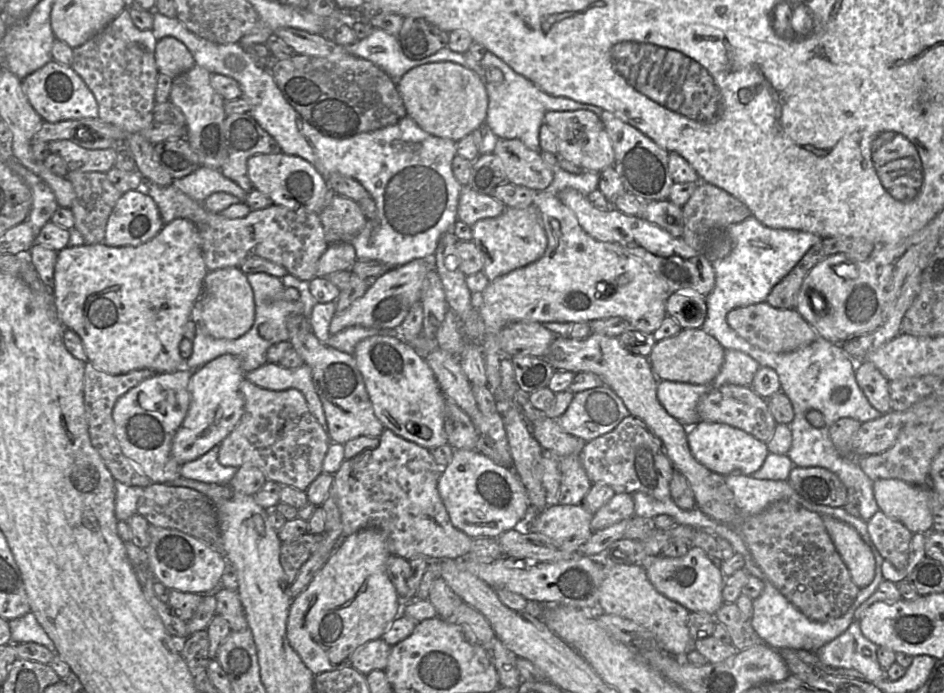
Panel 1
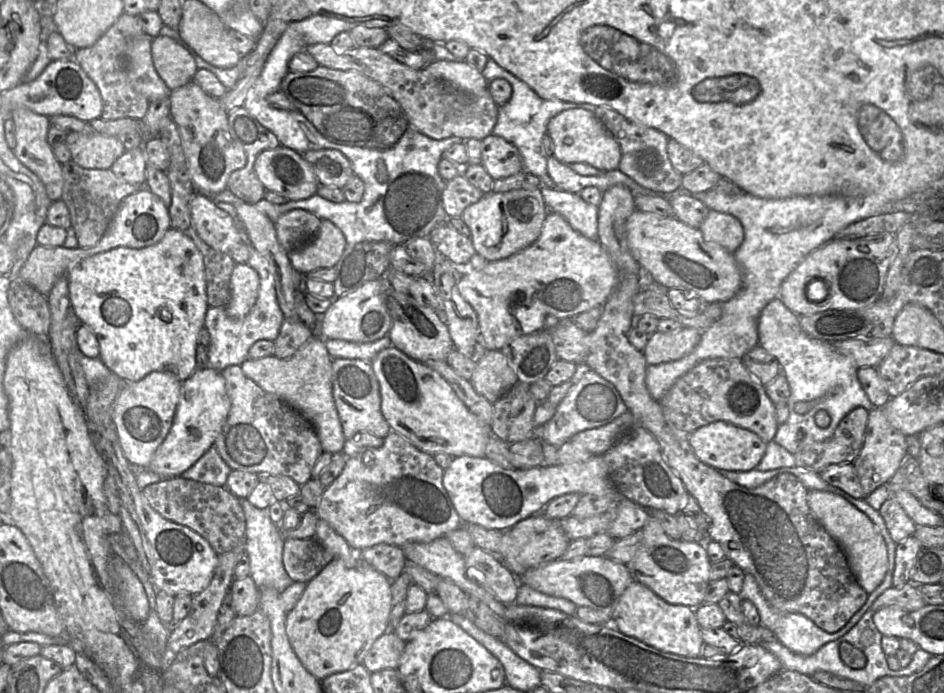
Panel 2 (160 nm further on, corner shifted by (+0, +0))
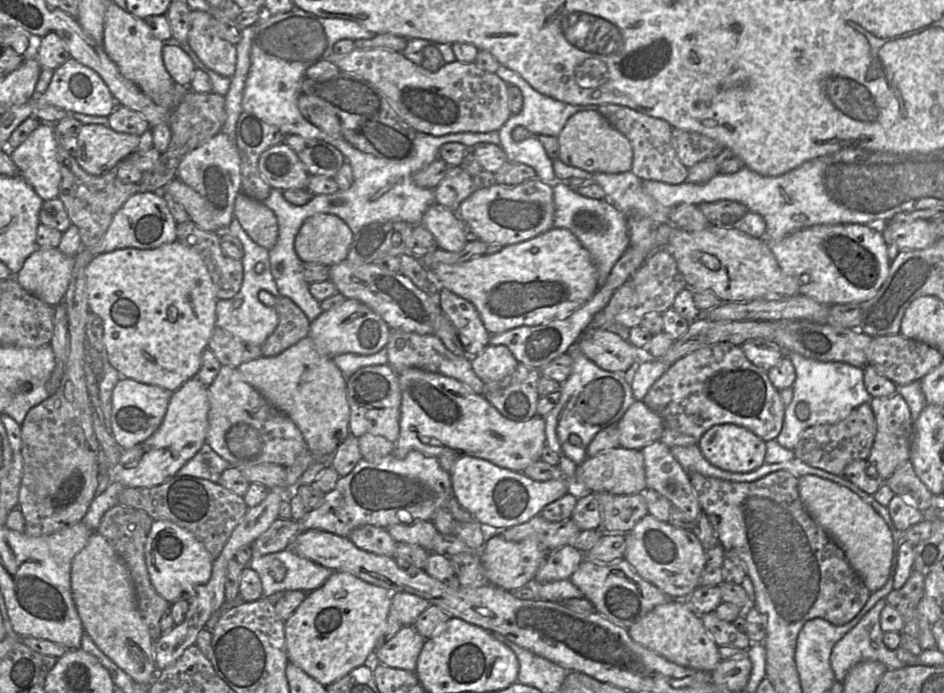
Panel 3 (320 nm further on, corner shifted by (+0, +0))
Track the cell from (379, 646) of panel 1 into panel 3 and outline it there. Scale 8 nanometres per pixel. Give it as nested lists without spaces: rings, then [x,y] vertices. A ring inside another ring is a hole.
[[[403,626],[393,638],[379,644],[373,660],[391,668],[415,672],[426,640],[413,626]]]

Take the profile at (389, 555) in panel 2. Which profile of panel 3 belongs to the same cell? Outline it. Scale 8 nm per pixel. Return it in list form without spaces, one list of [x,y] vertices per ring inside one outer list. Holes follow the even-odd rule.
[[[373,525],[355,528],[349,539],[359,549],[376,555],[393,557],[396,542],[388,531]]]

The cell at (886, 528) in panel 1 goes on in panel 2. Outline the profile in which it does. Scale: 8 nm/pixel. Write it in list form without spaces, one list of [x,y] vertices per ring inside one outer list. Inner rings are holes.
[[[891,496],[879,509],[892,540],[899,544],[909,536],[913,536],[918,528],[908,516],[899,502]]]

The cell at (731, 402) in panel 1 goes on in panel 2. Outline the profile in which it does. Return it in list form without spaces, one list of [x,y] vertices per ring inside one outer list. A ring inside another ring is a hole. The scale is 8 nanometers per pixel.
[[[713,358],[698,363],[678,378],[659,402],[668,424],[686,435],[716,421],[724,421],[758,435],[768,444],[778,430],[776,406],[746,369],[742,359]]]

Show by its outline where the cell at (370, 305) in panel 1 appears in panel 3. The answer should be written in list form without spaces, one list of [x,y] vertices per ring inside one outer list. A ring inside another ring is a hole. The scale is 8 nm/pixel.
[[[347,298],[341,305],[322,311],[310,322],[308,336],[313,340],[317,351],[324,356],[334,358],[340,354],[372,355],[387,345],[390,327],[369,307]]]

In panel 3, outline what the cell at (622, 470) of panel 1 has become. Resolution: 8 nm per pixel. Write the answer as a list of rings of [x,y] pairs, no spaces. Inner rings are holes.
[[[660,440],[644,448],[646,489],[652,489],[669,500],[673,507],[681,510],[693,522],[702,512],[691,485],[689,474],[675,460]]]

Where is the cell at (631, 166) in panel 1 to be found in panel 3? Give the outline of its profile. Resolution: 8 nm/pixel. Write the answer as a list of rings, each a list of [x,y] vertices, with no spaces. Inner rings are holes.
[[[601,104],[597,106],[597,110],[630,142],[633,150],[630,171],[634,175],[642,180],[653,180],[673,185],[686,181],[687,168],[681,163],[671,145],[672,127],[668,122],[618,104]]]

